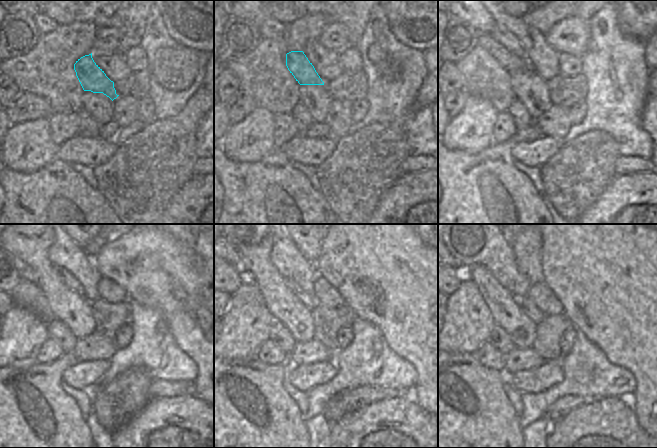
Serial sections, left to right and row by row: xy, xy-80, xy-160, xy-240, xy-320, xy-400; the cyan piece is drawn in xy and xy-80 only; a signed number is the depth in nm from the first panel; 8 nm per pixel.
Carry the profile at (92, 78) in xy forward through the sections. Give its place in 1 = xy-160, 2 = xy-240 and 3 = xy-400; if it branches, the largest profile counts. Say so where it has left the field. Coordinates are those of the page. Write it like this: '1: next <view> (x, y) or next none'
1: next xy-160 (510, 62)
2: next xy-240 (26, 272)
3: next xy-400 (458, 265)

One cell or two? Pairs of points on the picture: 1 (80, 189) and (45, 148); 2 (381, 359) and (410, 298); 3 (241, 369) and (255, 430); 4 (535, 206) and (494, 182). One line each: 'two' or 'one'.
1: two
2: two
3: one
4: one

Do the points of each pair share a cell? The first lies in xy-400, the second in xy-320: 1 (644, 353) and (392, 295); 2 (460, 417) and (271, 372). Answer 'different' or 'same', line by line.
1: same
2: same

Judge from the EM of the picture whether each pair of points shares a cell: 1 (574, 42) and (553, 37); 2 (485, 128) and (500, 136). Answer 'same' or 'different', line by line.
1: same
2: different

